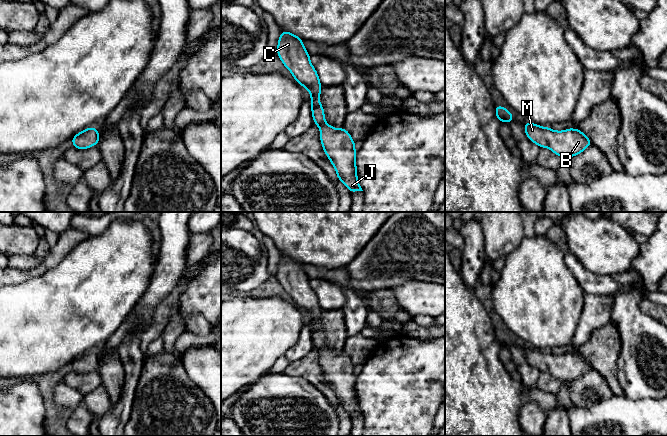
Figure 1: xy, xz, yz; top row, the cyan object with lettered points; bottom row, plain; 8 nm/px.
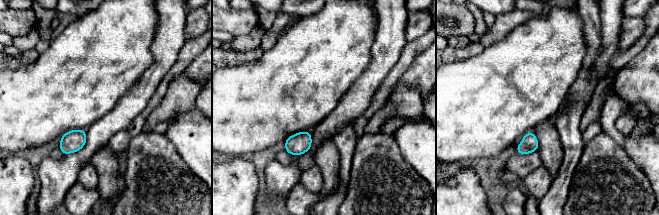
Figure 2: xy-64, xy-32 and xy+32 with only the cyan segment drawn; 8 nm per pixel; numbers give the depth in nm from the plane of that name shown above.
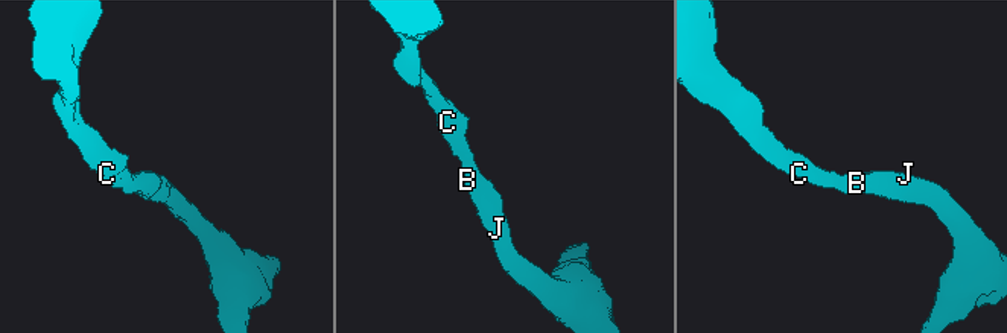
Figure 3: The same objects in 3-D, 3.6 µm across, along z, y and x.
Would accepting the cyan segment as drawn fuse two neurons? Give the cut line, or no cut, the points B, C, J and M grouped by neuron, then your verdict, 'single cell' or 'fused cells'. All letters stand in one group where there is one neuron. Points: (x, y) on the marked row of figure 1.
no cut; B C J M; single cell

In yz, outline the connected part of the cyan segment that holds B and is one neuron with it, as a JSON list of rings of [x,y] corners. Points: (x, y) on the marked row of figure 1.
[[[529,121],[524,122],[526,136],[540,148],[547,147],[561,158],[571,158],[592,145],[591,140],[579,129],[568,128],[554,131]]]

